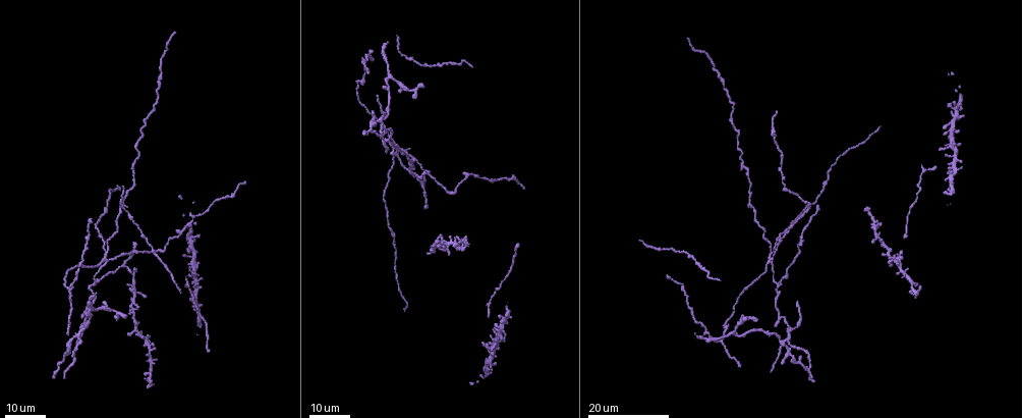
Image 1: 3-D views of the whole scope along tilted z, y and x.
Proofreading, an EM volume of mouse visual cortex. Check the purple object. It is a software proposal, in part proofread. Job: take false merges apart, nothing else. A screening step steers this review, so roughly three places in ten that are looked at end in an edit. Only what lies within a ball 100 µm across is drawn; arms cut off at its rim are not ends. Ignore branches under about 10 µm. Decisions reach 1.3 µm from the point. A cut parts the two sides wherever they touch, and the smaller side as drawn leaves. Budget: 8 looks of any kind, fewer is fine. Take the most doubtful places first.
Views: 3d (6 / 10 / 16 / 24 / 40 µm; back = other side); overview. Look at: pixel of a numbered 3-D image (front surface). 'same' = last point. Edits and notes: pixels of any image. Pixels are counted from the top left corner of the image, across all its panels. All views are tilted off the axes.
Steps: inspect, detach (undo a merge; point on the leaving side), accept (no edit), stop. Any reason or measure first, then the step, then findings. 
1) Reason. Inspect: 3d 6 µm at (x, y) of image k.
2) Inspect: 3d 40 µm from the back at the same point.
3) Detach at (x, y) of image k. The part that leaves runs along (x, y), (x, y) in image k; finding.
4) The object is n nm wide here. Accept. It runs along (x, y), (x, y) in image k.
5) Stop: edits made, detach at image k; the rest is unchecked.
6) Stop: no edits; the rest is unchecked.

Three arms meet. Inspect: 3d 24 µm at (94, 281) of image 1.

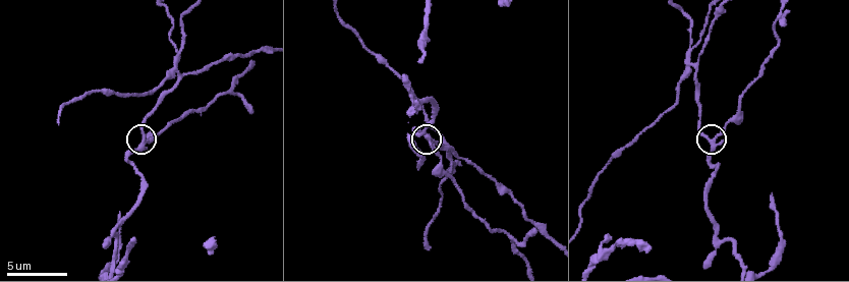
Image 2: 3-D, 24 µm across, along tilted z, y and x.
Inspect: 3d 6 µm at (709, 140) of image 2.

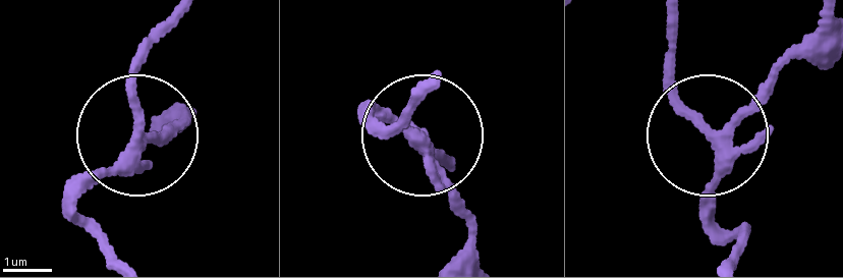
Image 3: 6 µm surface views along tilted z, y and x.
The side arm is 46 µm long. Accept. It runs along (822, 20), (717, 129), (716, 239) in image 3; one neuron here.

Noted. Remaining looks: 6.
Three-way junction. Inspect: 3d 6 µm at (451, 162) of image 2.

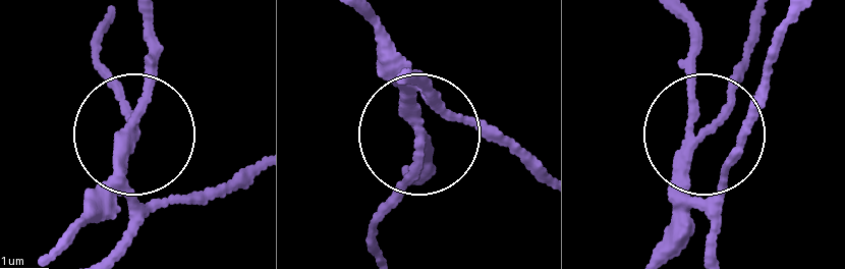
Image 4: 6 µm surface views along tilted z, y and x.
The object is 190 nm wide here. Detach at (91, 221) of image 4. A second neuron is stuck on.

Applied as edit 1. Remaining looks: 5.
Redraw. Inspect: overview.

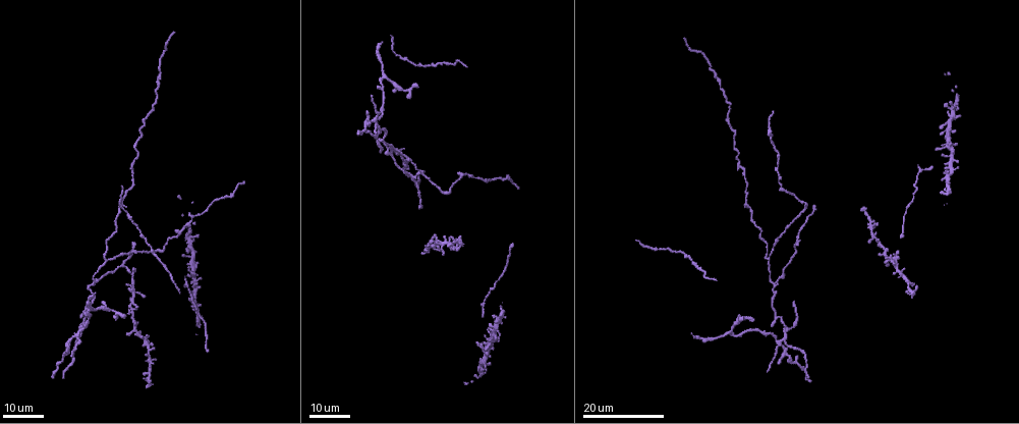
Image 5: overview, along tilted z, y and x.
Looks like a crossing. Inspect: 3d 16 µm at (152, 360) of image 5.

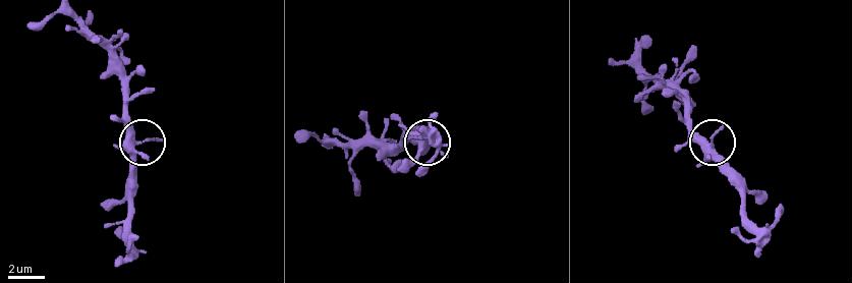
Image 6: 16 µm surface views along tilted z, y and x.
Inspect: 3d 10 µm at (136, 145) of image 6.

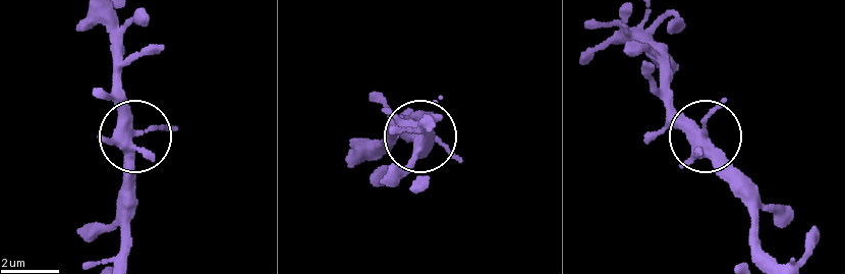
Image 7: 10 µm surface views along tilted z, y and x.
5 arms meet here. Accept. All the same neuron.

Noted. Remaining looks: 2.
Three arms meet. Inspect: 3d 10 µm at (114, 232) of image 2.

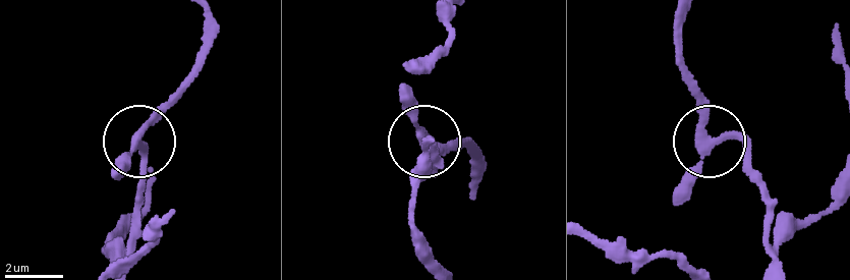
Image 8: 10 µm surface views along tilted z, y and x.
Other side. Inspect: 3d 10 µm from the back at (709, 140) of image 8.

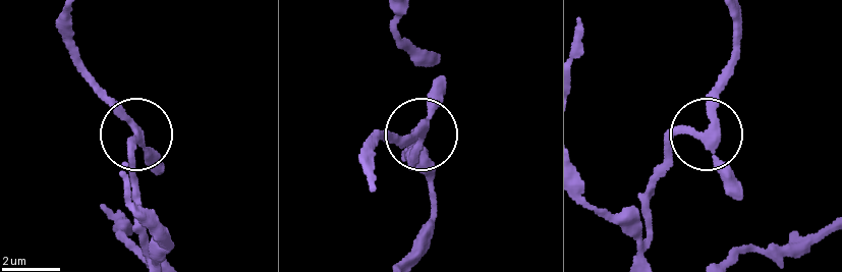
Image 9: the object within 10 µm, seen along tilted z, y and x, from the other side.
Accept. It runs along (730, 10), (732, 69), (710, 120), (676, 137), (654, 166) in image 9; continuous, no second neuron.

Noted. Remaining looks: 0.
Stop: edits made, detach at image 4; the rest is unchecked.

